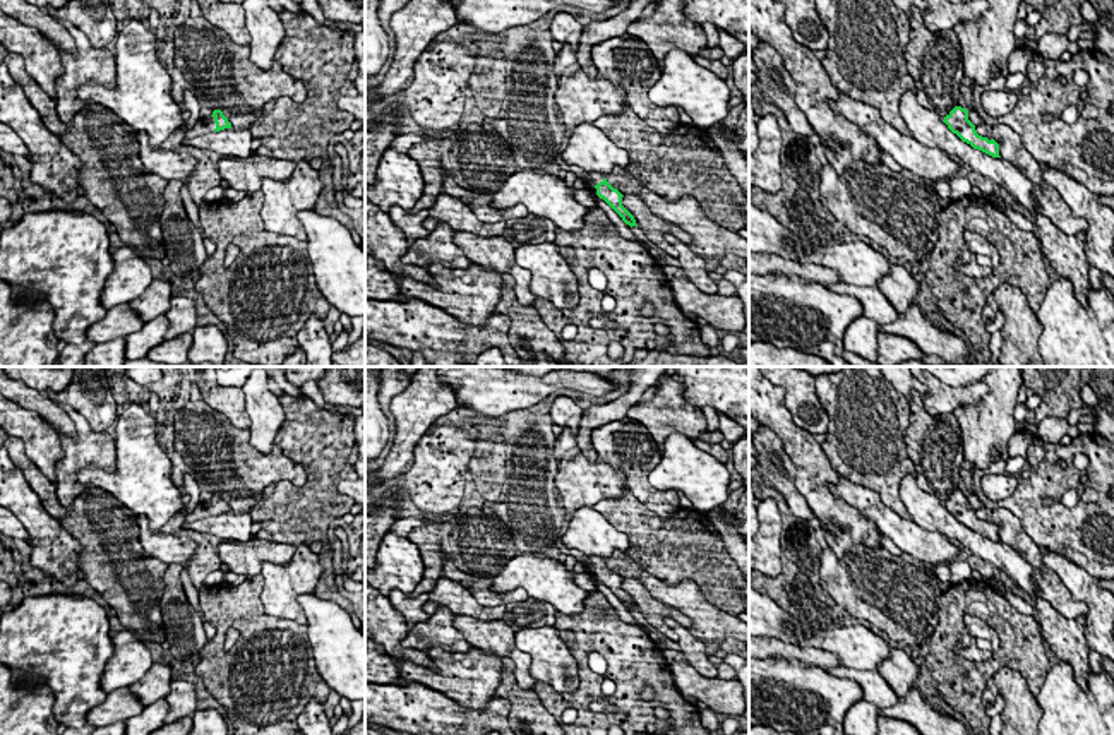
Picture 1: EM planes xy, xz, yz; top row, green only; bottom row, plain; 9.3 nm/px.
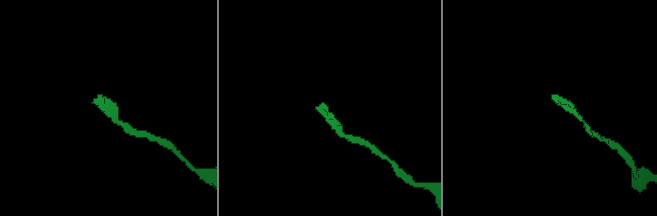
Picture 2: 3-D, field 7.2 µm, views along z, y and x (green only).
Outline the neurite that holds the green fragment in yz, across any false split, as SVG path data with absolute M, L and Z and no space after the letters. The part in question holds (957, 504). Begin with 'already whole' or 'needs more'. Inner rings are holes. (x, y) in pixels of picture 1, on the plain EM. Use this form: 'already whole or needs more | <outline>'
already whole | M955 490L943 504L948 512L956 517L963 526L970 528L992 541L999 540L999 528L977 517L975 509L968 504L968 493Z

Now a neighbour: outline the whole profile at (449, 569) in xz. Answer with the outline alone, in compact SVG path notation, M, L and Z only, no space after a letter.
M442 559L444 569L442 576L459 583L464 586L480 605L483 607L497 607L497 605L507 605L514 601L524 601L528 600L528 593L523 588L516 588L507 593L495 593L485 588L485 579L475 576L475 574L464 574L459 571L451 559Z

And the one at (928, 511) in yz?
M907 475L900 481L900 499L912 516L912 521L927 531L937 531L948 540L958 540L963 548L968 548L975 557L1004 571L1013 583L1030 598L1037 596L1037 588L1032 583L1032 565L1025 562L1009 545L992 541L953 517L943 502L919 488L915 476Z

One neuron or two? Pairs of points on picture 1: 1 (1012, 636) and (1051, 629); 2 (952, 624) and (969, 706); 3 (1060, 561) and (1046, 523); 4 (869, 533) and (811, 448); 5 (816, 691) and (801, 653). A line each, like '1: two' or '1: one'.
1: two
2: one
3: two
4: one
5: two

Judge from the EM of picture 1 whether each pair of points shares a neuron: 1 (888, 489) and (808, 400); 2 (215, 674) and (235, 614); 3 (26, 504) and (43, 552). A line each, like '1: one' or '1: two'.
1: two
2: one
3: one

